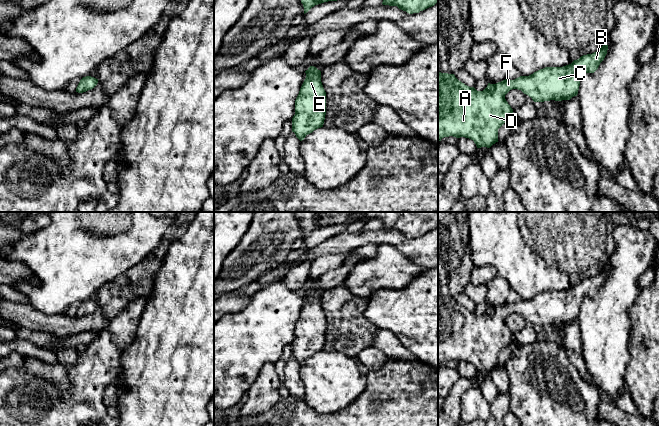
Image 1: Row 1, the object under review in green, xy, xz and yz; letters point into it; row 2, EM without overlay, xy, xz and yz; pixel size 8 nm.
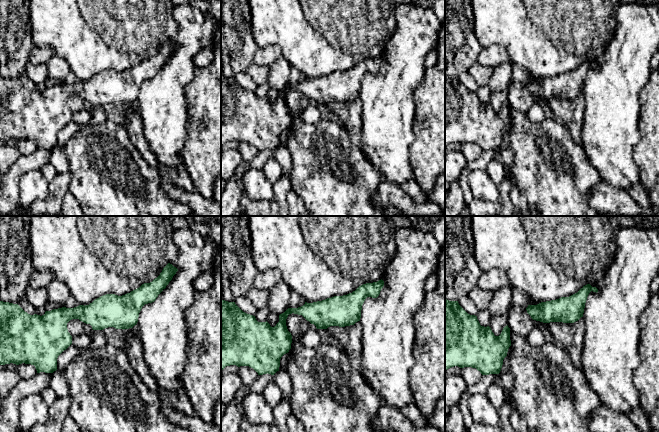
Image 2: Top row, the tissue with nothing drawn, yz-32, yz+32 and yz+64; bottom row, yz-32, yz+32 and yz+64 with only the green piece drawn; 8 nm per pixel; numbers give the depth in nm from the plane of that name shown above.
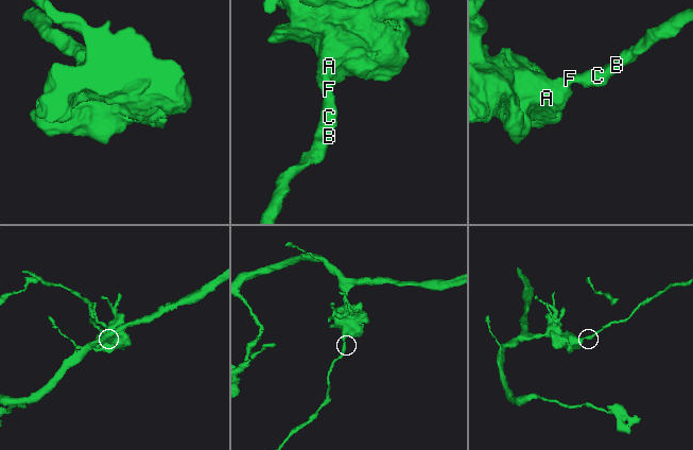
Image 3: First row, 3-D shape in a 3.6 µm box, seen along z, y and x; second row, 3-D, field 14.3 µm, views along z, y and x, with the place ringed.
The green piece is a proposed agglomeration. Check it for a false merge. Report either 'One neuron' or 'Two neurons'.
One neuron

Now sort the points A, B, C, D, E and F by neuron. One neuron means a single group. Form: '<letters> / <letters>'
A B C D E F

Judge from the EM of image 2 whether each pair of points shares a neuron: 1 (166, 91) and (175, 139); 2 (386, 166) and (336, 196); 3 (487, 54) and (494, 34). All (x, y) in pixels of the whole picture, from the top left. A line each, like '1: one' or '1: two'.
1: one
2: two
3: two

